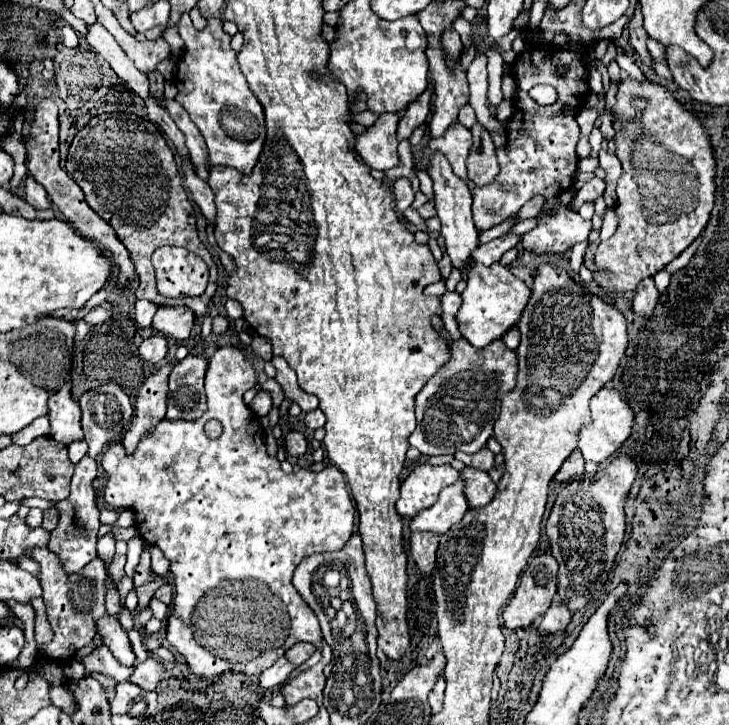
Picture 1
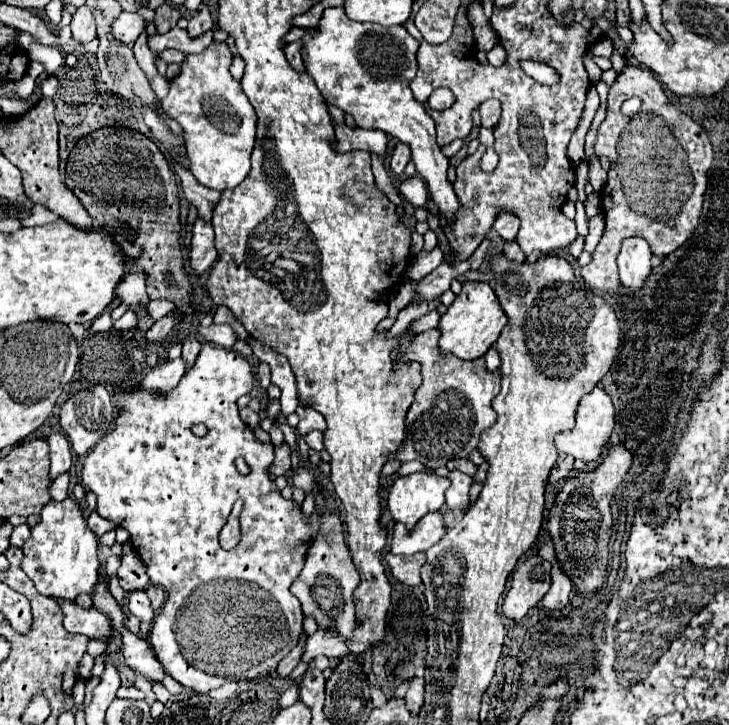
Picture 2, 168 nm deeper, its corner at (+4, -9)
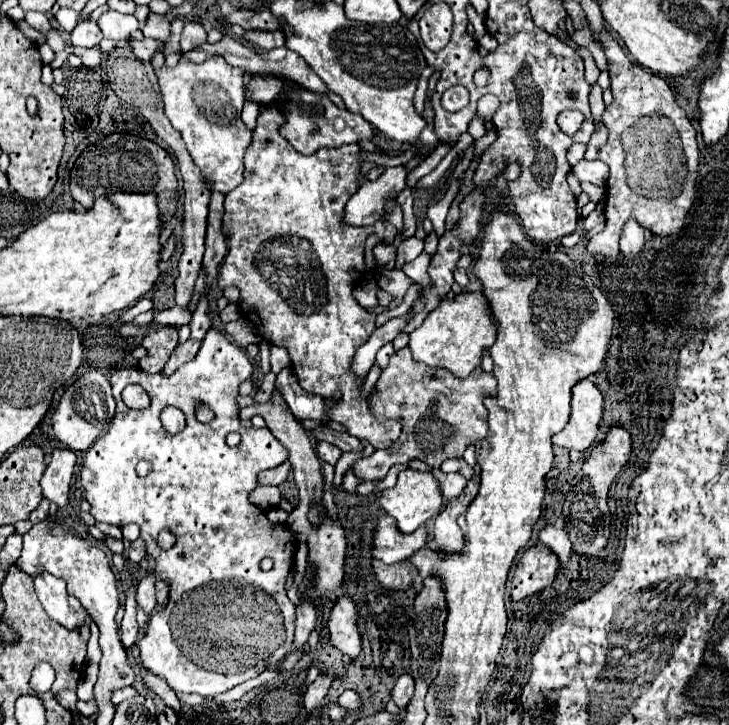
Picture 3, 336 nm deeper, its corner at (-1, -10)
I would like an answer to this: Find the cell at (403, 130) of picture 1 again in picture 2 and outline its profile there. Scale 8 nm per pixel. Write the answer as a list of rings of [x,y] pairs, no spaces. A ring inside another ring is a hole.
[[[397,144],[395,146],[395,152],[393,152],[393,156],[391,156],[391,162],[389,162],[389,168],[391,168],[391,172],[393,174],[403,174],[403,170],[405,170],[405,166],[407,166],[407,162],[409,162],[409,158],[411,158],[411,154],[409,154],[409,148],[405,146],[405,144]]]

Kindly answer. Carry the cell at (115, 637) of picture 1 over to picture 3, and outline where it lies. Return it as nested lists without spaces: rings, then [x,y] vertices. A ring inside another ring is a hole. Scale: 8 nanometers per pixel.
[[[40,575],[34,579],[34,587],[46,613],[66,629],[74,631],[80,629],[82,625],[94,623],[88,611],[82,607],[82,603],[68,595],[64,579],[58,579],[54,575]]]

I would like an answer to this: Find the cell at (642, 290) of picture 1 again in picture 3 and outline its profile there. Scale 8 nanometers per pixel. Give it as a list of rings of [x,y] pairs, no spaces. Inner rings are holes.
[[[628,221],[624,227],[624,233],[620,237],[620,251],[624,257],[634,259],[642,255],[642,247],[646,243],[646,231],[636,221]]]

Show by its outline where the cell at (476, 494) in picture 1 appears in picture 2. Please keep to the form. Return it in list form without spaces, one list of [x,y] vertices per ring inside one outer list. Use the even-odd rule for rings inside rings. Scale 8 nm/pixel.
[[[449,472],[447,478],[451,480],[449,490],[445,492],[445,502],[451,510],[459,510],[465,512],[469,508],[469,486],[471,486],[471,476],[463,474],[463,472]]]

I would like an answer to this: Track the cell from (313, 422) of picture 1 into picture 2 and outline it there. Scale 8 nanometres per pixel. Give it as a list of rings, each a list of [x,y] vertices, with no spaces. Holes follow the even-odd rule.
[[[319,430],[309,432],[309,436],[305,436],[305,442],[307,442],[307,446],[309,446],[311,450],[321,452],[321,450],[323,450],[323,432],[319,432]]]

